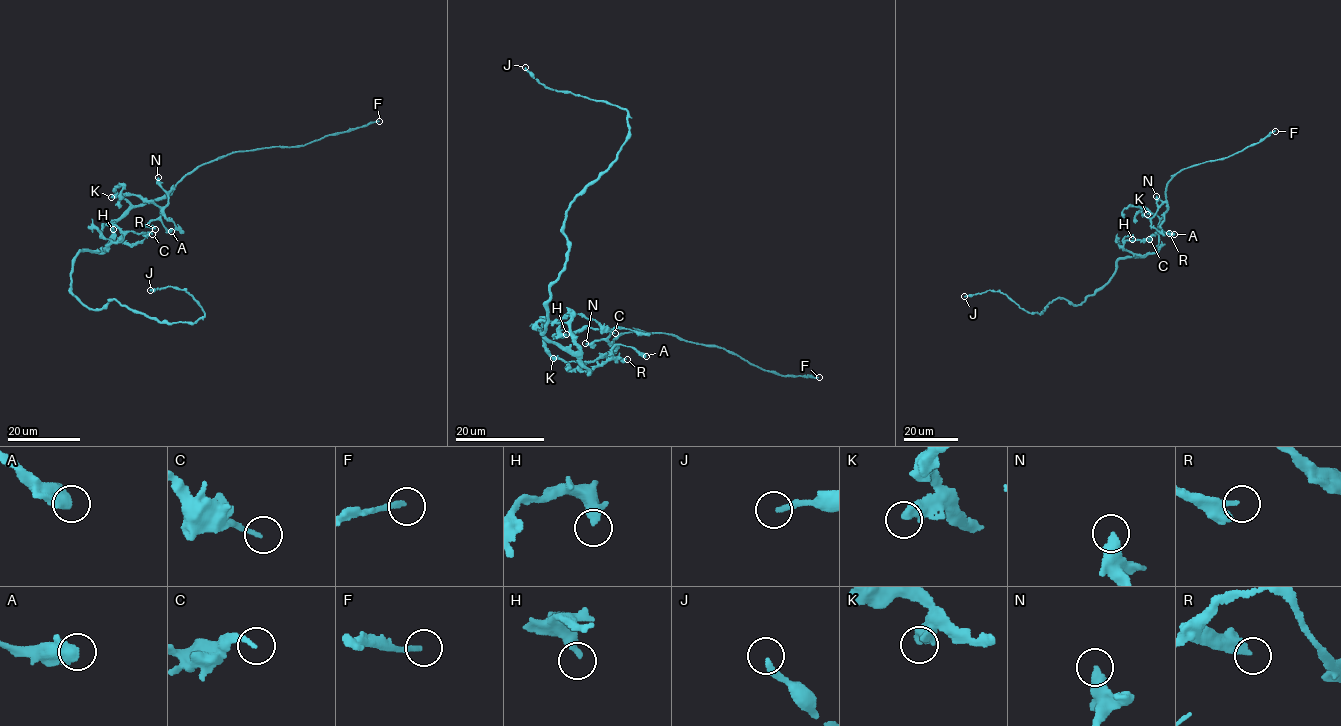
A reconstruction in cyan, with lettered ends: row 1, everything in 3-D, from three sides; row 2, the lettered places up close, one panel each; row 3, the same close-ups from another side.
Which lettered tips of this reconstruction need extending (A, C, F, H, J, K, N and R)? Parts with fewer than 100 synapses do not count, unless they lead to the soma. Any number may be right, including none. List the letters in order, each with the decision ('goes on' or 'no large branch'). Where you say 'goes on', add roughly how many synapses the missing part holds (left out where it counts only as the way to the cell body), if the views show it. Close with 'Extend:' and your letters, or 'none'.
A: no large branch
C: no large branch
F: goes on | 250 syn
H: no large branch
J: no large branch
K: no large branch
N: no large branch
R: no large branch
Extend: F

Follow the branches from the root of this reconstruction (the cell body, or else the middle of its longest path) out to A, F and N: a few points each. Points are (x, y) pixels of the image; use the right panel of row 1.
A: (1147, 254), (1158, 249), (1157, 229), (1163, 214), (1161, 227), (1165, 232), (1174, 234)
F: (1147, 254), (1158, 249), (1157, 229), (1167, 211), (1165, 191), (1173, 176), (1182, 169), (1226, 158), (1275, 131)
N: (1147, 254), (1158, 249), (1157, 229), (1167, 211), (1166, 202), (1158, 206), (1156, 196)

